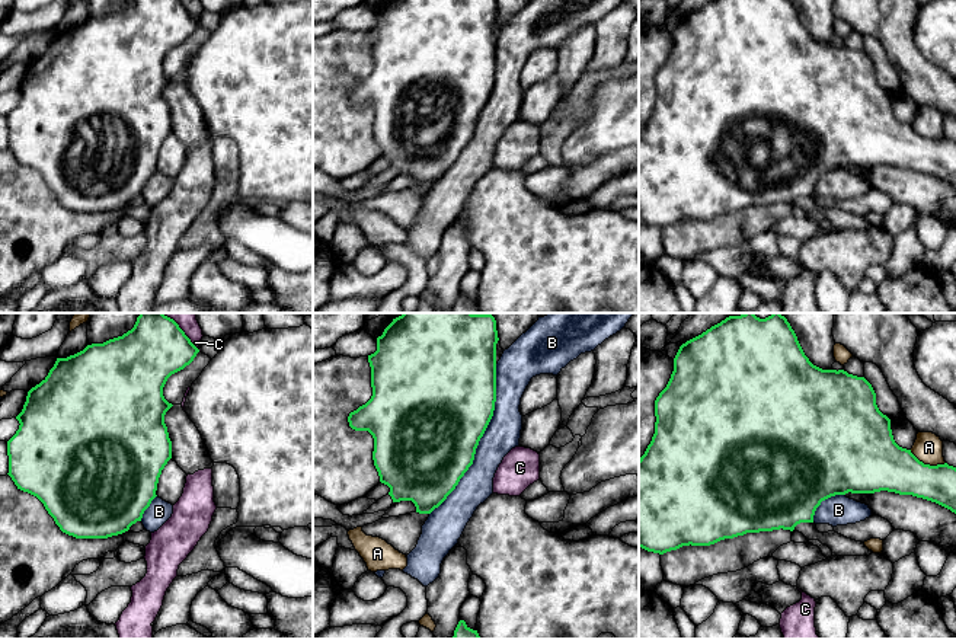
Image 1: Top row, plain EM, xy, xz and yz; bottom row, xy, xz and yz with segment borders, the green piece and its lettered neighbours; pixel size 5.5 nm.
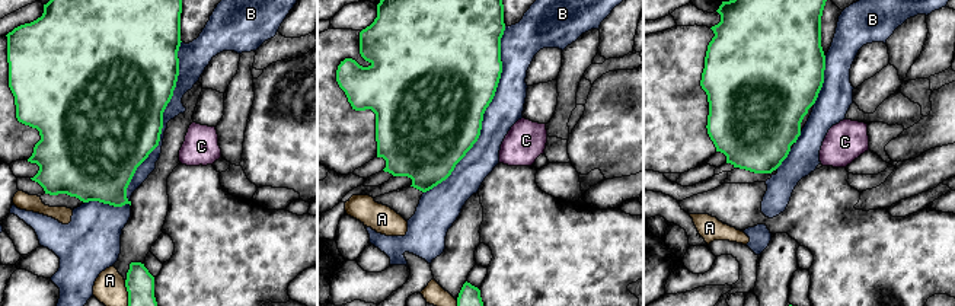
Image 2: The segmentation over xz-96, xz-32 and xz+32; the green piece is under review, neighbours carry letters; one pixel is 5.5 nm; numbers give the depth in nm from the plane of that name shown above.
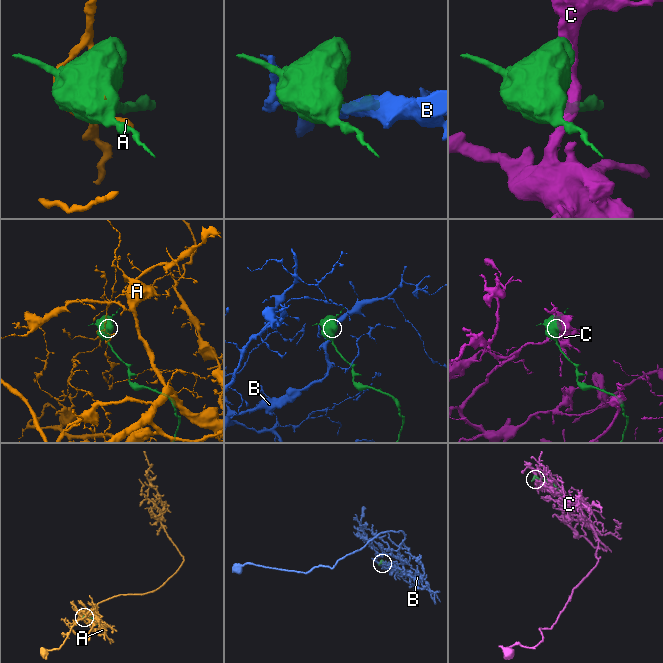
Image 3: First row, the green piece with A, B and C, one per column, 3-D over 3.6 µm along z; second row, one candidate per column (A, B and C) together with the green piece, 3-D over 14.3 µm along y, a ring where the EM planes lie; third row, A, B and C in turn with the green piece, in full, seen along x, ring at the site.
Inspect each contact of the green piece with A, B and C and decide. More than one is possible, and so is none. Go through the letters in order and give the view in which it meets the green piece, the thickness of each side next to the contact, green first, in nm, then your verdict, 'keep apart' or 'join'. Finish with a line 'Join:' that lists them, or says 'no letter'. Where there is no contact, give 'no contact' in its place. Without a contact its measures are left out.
A: yz | 280/160 nm | keep apart
B: xz | 500/190 nm | keep apart
C: xy | 340/130 nm | keep apart
Join: no letter

